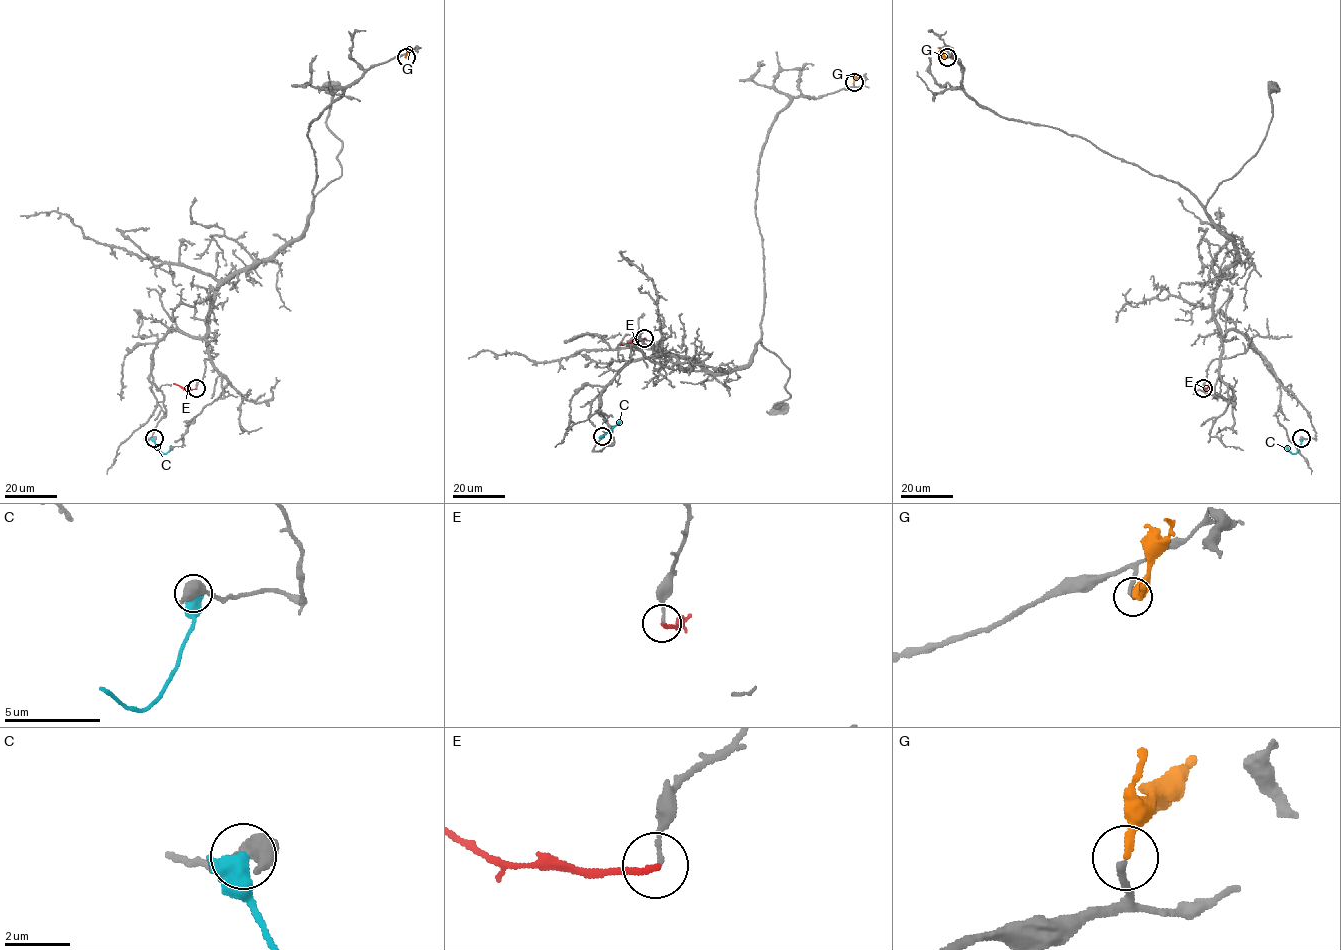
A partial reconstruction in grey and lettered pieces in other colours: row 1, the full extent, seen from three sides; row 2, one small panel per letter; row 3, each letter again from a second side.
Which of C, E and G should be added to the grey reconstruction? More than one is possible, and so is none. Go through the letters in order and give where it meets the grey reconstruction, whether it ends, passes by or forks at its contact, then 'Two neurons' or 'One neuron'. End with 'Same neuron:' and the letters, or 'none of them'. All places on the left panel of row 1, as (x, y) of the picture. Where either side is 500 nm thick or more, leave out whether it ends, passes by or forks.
C: Touches grey at (154, 438). Two neurons
E: Touches grey at (196, 388). It ends there. Two neurons
G: Touches grey at (406, 57). It ends there. One neuron
Same neuron: G

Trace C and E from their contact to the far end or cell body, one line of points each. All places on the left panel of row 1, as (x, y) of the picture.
C: (153, 438), (164, 454), (171, 445)
E: (196, 388), (183, 388), (173, 383)

